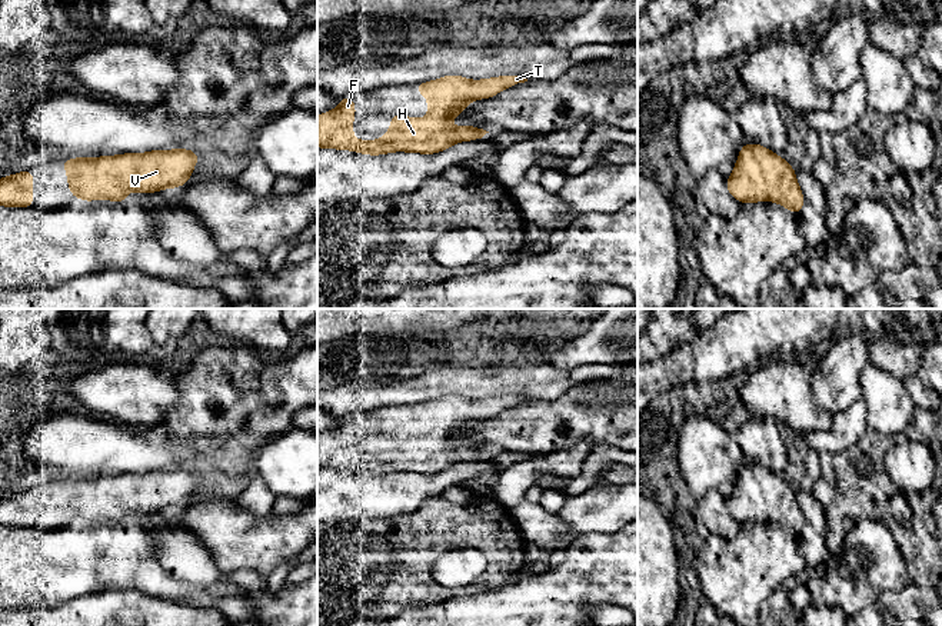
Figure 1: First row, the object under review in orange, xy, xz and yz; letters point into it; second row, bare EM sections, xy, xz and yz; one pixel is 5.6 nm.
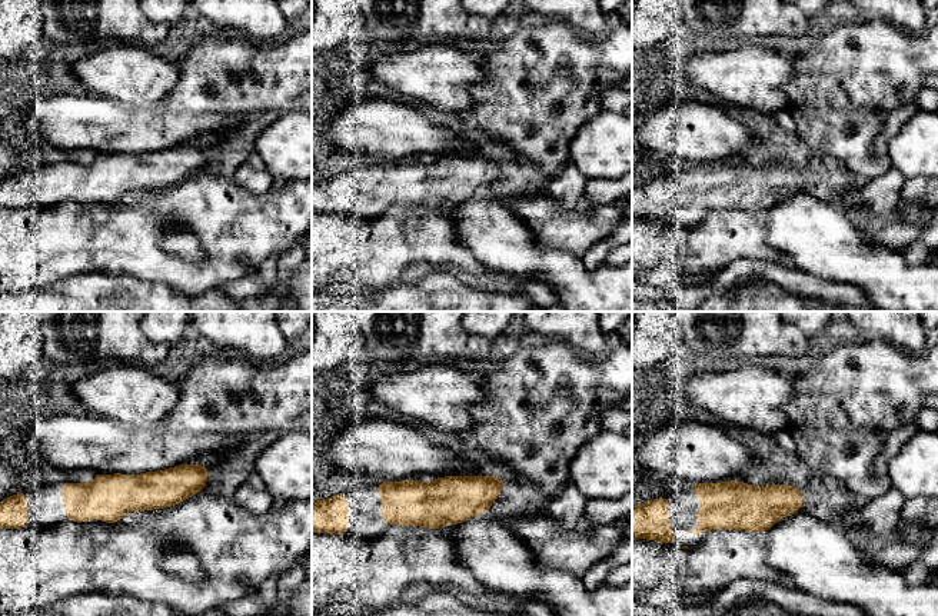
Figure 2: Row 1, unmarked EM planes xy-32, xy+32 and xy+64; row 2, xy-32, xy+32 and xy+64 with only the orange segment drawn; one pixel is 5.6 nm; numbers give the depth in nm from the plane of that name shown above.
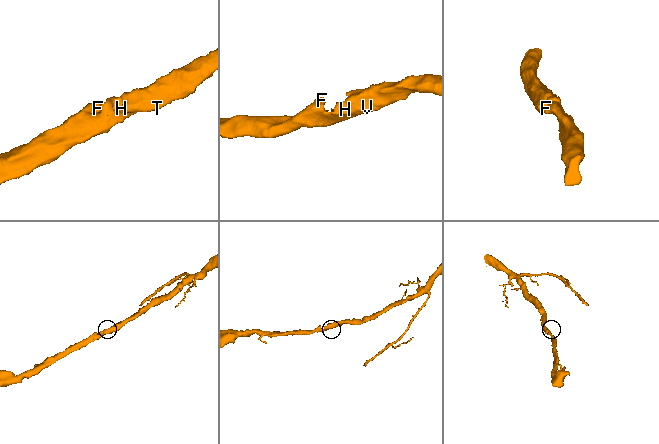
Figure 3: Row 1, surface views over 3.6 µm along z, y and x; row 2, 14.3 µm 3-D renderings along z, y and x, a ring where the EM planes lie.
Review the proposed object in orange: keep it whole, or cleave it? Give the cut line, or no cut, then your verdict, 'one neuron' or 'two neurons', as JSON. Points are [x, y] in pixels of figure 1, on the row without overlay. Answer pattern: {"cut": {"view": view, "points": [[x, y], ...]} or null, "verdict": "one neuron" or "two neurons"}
{"cut": null, "verdict": "one neuron"}

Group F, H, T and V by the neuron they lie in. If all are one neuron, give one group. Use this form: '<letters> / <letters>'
F H T V

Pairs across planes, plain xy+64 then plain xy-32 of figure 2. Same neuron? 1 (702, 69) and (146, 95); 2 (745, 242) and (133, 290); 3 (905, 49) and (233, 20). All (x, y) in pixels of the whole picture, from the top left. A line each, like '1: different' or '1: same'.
1: same
2: different
3: different

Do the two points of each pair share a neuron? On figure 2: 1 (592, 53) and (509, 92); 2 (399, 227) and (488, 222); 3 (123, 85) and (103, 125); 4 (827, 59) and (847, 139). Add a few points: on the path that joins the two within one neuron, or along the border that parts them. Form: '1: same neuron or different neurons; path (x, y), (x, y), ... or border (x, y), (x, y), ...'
1: same neuron; path (568, 60), (522, 62), (521, 67)
2: different neurons; border (451, 210), (455, 237), (472, 253)
3: different neurons; border (90, 93), (147, 109)
4: same neuron; path (844, 79), (844, 119)

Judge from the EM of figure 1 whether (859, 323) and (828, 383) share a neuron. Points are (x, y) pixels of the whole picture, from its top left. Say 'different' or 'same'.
different

